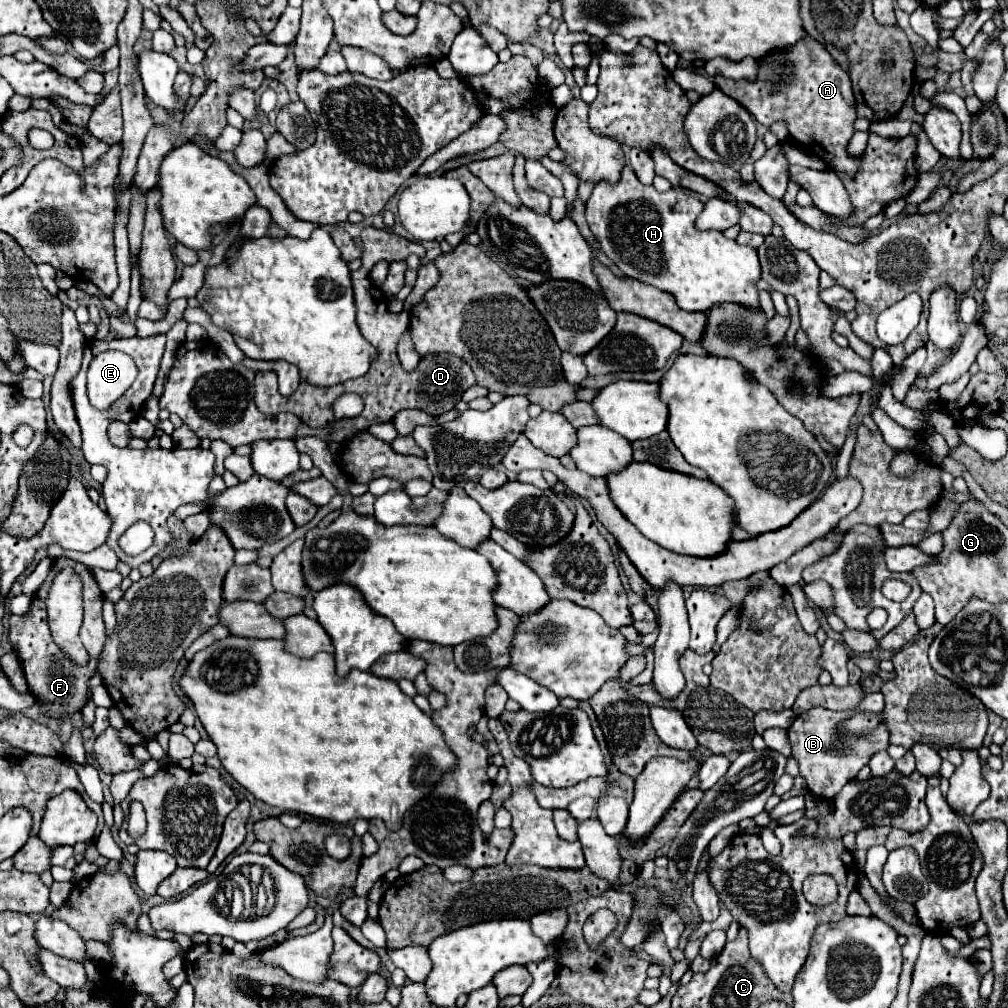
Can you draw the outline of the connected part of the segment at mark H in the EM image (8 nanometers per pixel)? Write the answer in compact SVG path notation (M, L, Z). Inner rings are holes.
M624 167L620 183L598 183L594 187L586 203L586 219L606 257L624 275L672 293L682 309L708 311L712 305L724 301L734 301L744 307L758 309L758 289L754 283L760 279L760 263L756 249L726 239L722 231L696 229L696 217L702 209L704 203L696 195L684 193L680 189L658 193L652 185L642 185L630 167Z

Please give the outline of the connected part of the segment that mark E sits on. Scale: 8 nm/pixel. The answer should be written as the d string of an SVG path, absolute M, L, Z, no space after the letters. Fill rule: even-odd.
M110 350L92 359L87 373L87 391L91 405L108 411L134 382L138 369L133 359Z

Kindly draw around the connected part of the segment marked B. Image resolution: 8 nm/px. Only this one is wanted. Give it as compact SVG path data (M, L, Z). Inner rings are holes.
M812 707L810 711L798 715L794 723L788 729L792 755L798 759L800 775L806 777L808 789L814 791L822 799L834 797L848 781L852 781L858 771L868 765L870 757L882 749L888 747L888 729L880 725L872 735L866 737L850 737L850 735L838 735L836 725L844 719L848 719L852 711L830 711L824 707ZM834 739L838 739L840 745L834 745Z

